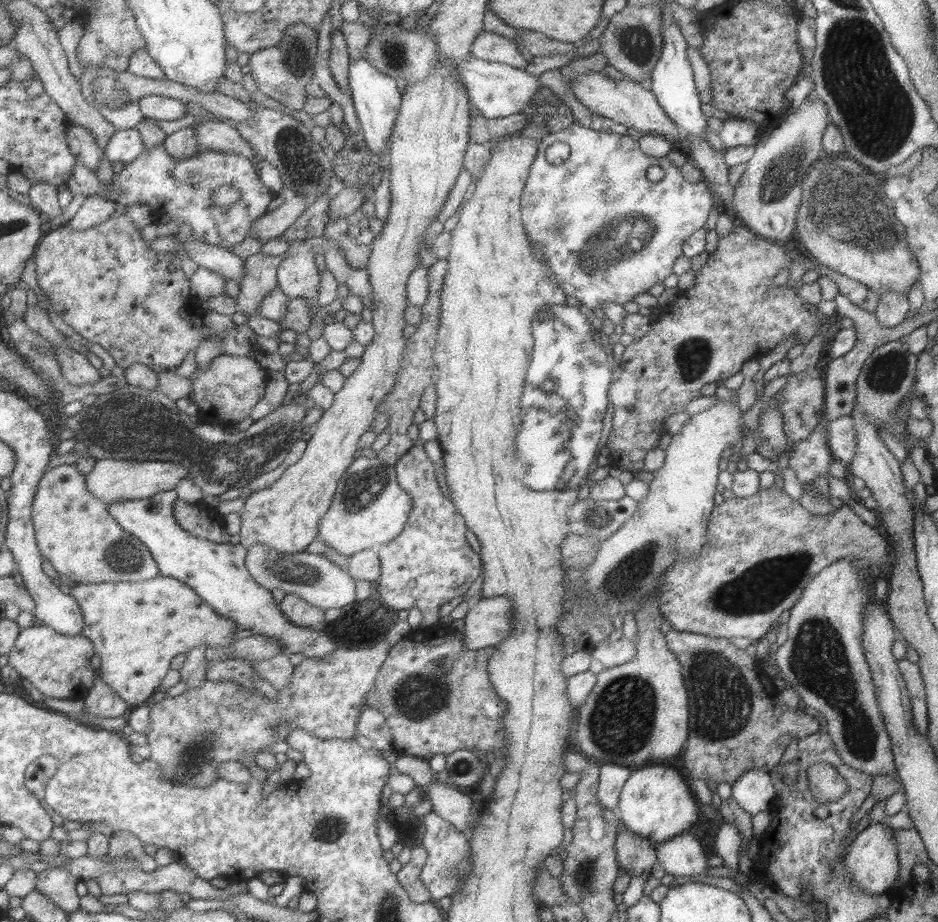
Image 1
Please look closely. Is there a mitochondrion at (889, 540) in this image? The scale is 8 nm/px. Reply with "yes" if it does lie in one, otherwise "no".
no

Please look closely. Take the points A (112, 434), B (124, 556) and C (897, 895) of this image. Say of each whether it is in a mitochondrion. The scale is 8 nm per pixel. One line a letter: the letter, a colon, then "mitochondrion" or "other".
A: mitochondrion
B: mitochondrion
C: other

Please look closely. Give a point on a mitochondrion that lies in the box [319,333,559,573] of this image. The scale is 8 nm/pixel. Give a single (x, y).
(361, 491)

